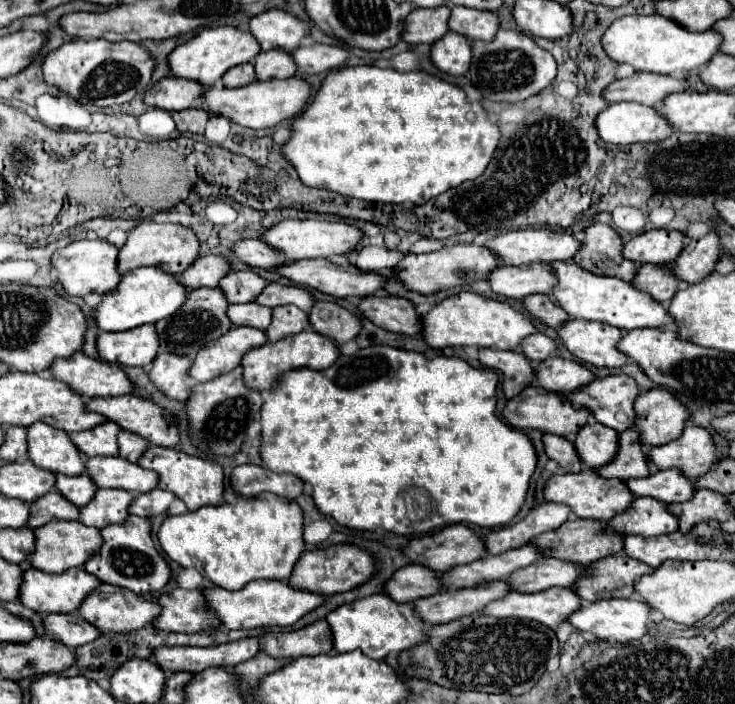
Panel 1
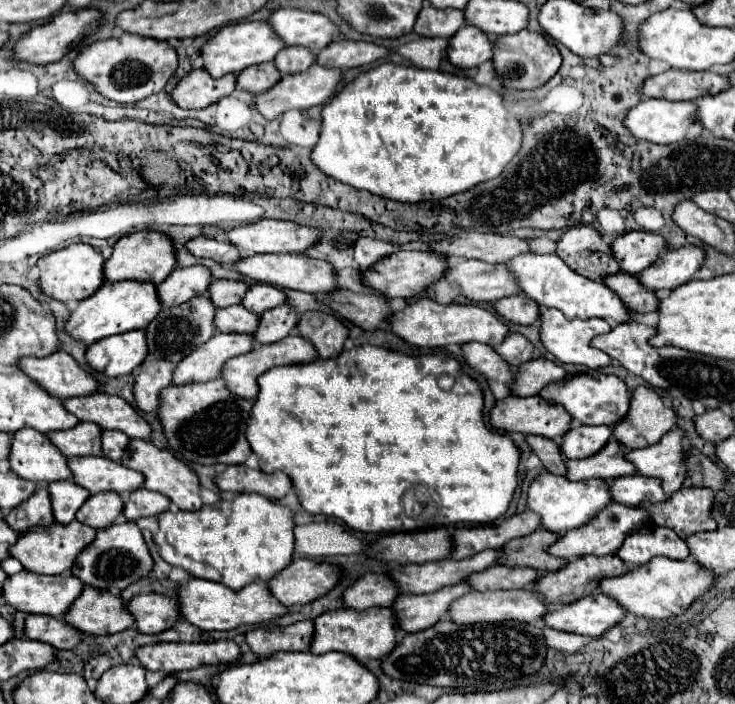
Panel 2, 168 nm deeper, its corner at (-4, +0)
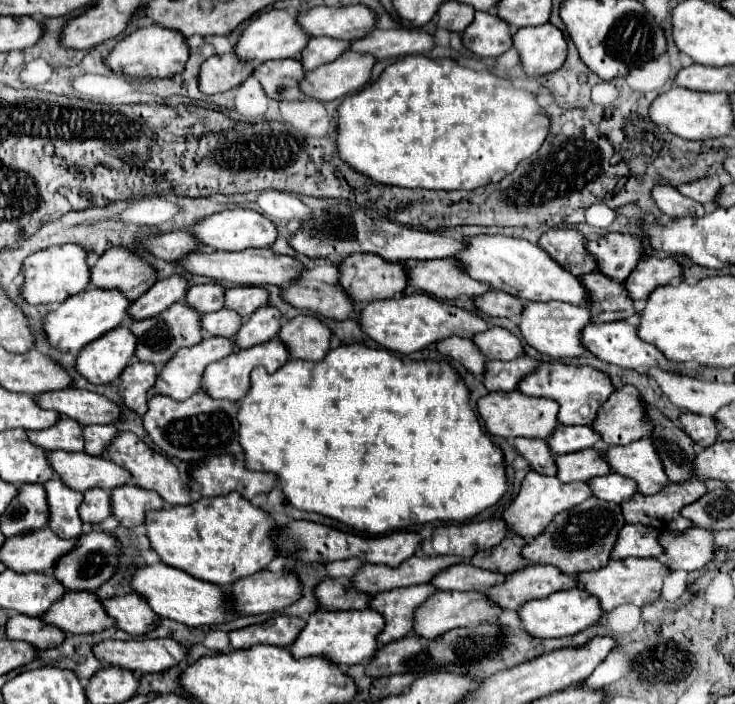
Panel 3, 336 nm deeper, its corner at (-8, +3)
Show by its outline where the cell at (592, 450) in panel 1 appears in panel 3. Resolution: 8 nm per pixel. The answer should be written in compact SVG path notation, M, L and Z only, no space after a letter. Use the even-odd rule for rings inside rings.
M557 425L553 431L553 437L549 439L549 447L555 455L561 453L575 453L581 449L589 449L593 447L597 441L601 439L601 435L597 435L597 431L593 431L593 427L587 425Z

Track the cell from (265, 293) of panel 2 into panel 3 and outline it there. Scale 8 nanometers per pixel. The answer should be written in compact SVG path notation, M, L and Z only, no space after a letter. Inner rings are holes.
M231 287L225 291L225 307L237 311L245 319L267 303L269 293L263 287Z

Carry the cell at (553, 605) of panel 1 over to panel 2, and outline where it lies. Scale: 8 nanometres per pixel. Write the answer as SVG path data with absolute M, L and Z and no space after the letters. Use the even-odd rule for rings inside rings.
M529 588L521 590L489 590L489 592L467 592L465 596L457 598L447 612L447 618L455 624L483 624L483 622L537 622L547 612L547 606L541 602L541 596Z

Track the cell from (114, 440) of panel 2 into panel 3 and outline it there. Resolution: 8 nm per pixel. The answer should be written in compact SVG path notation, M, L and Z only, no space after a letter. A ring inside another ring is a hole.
M89 425L83 427L85 435L85 453L89 455L103 455L109 443L117 437L119 429L115 425Z

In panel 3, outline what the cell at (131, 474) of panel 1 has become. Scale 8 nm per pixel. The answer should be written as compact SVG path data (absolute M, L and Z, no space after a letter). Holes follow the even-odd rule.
M53 451L49 453L49 461L53 471L59 473L61 481L67 487L81 493L93 487L111 491L113 487L133 483L133 477L129 477L129 473L123 467L117 467L111 459L105 459L105 457Z

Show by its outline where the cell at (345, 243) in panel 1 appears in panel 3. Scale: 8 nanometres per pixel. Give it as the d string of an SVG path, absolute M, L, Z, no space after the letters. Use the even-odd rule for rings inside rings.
M229 209L229 211L215 213L211 217L205 217L193 227L193 235L197 241L205 243L207 249L223 249L223 251L243 251L249 247L271 247L279 237L273 221L269 221L261 213L247 211L247 209Z

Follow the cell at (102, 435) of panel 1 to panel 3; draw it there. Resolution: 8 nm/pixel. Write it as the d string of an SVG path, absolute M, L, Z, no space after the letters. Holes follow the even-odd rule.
M61 417L53 427L41 431L27 431L29 441L43 447L45 451L83 451L85 439L81 435L81 425L75 419Z

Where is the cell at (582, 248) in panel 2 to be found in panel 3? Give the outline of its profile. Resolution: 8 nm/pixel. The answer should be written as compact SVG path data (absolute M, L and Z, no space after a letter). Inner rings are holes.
M549 229L541 235L539 245L575 277L593 273L597 269L597 263L593 263L593 255L585 251L585 237L579 229Z

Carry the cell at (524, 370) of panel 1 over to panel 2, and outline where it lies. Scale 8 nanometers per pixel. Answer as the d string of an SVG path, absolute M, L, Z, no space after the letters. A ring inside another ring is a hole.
M467 342L461 346L463 350L463 358L465 362L479 372L481 376L485 376L493 396L497 400L511 396L511 382L513 382L513 370L509 364L505 364L505 360L487 344L479 344L479 342Z

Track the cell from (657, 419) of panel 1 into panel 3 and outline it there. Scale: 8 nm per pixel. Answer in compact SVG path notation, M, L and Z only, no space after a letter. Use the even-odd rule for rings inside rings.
M625 385L621 389L617 389L601 407L597 413L597 419L593 423L593 429L597 433L601 433L603 443L605 445L629 445L637 439L643 437L651 437L653 433L653 423L645 413L645 401L641 397L641 393L633 387L633 385Z

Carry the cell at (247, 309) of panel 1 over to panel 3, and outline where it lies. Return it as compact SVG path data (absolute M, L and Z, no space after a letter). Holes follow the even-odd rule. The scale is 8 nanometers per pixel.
M217 311L217 313L205 313L201 319L201 327L207 335L221 335L221 337L229 337L233 339L237 335L237 331L241 329L241 325L245 323L245 319L241 315L237 315L235 311Z

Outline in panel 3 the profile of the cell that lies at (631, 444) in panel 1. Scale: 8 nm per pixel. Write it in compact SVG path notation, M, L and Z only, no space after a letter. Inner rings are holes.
M583 449L577 453L557 455L555 461L559 467L557 477L563 483L589 481L593 477L609 473L609 465L605 463L605 455L601 455L599 449Z

